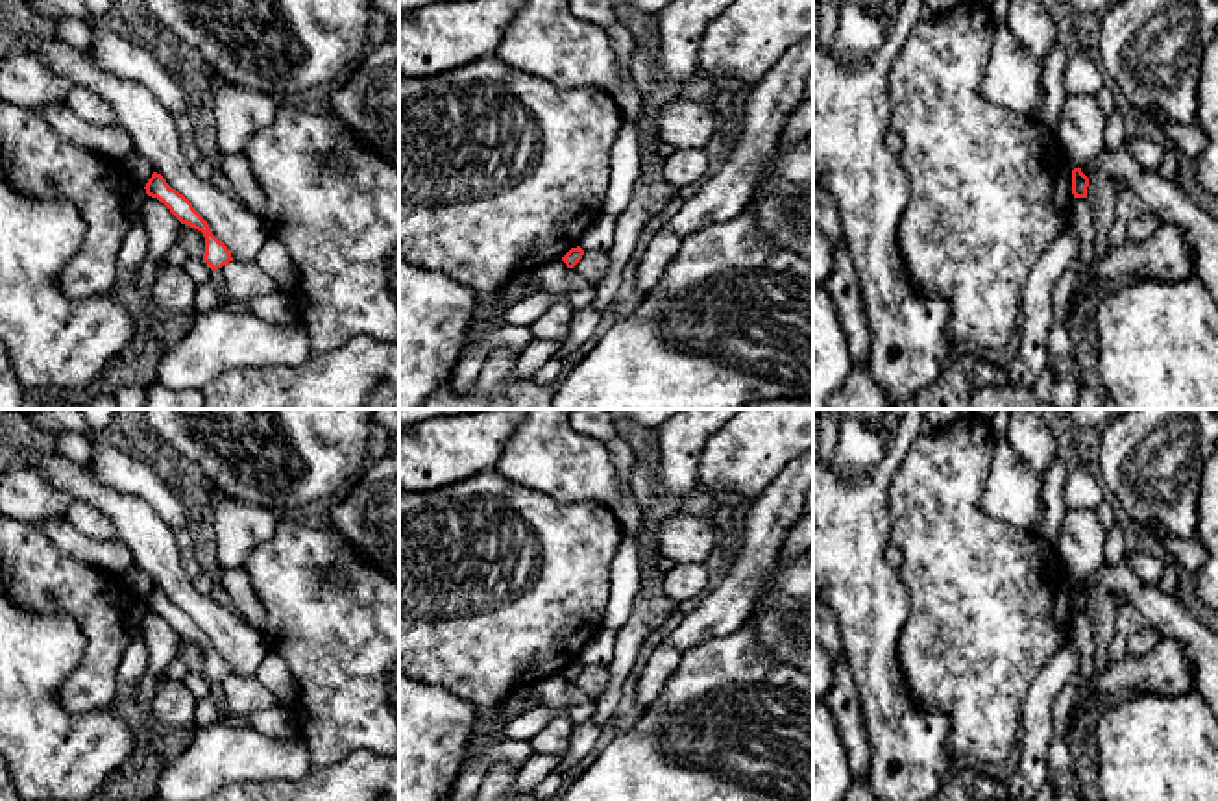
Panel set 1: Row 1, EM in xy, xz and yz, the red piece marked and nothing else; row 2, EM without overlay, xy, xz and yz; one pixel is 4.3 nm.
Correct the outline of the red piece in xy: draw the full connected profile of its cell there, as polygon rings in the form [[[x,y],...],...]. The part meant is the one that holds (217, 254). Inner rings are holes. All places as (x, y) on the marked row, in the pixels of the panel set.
[[[153,172],[144,189],[148,196],[157,198],[161,203],[164,203],[181,224],[187,224],[203,233],[203,261],[209,265],[213,272],[233,261],[227,246],[211,233],[201,215],[183,194],[170,187],[161,174]]]

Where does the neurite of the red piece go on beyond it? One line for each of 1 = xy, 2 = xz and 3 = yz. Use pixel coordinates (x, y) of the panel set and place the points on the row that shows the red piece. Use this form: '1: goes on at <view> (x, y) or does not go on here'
1: does not go on here
2: does not go on here
3: does not go on here

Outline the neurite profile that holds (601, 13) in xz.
[[[571,0],[571,11],[577,18],[608,28],[615,18],[614,0]]]

